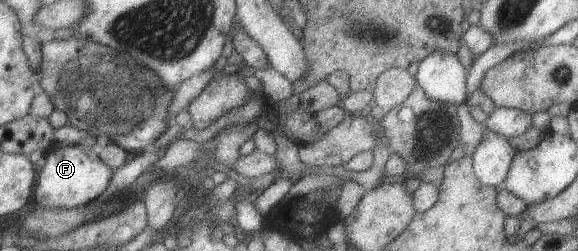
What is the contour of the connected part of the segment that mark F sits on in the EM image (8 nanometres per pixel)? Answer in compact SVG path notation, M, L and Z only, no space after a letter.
M63 146L43 154L45 164L37 174L37 186L33 198L39 206L72 209L94 201L109 184L112 168L89 147Z

